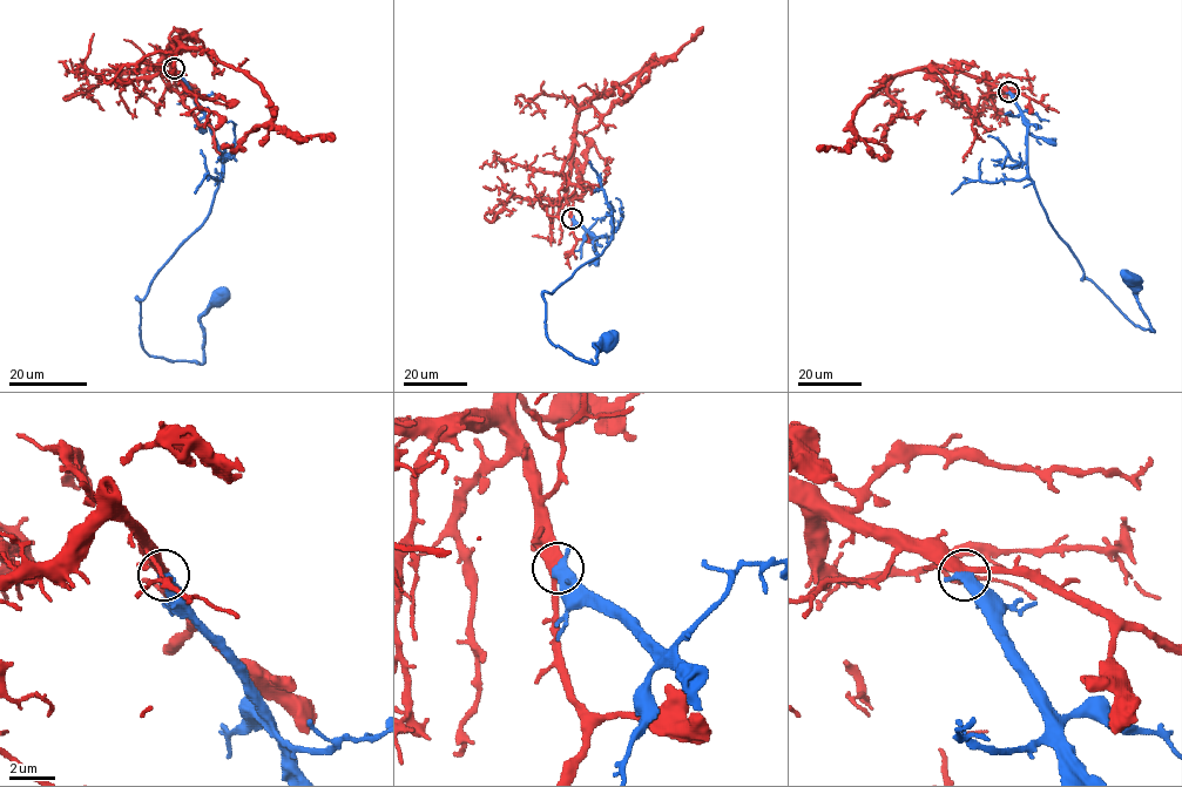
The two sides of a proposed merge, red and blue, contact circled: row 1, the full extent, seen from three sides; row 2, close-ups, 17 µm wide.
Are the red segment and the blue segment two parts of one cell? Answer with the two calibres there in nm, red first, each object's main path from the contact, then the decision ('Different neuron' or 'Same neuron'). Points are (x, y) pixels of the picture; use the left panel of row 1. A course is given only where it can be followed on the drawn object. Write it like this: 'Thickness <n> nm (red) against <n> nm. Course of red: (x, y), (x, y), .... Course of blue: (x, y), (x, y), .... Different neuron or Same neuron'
Thickness 360 nm (red) against 550 nm. Course of red: (174, 67), (166, 58), (176, 40), (210, 52), (261, 87), (276, 126), (301, 140), (317, 135), (335, 140). Course of blue: (174, 68), (205, 114), (223, 174), (205, 222), (136, 298), (141, 345), (202, 363), (200, 316), (218, 296). Same neuron

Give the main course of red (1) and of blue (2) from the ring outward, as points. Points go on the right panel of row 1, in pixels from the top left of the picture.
1: (1008, 92), (959, 72), (904, 70), (891, 75), (858, 107), (852, 120), (855, 137), (844, 150), (817, 150)
2: (1010, 92), (1026, 126), (1028, 177), (1082, 270), (1082, 279), (1135, 325), (1153, 331), (1130, 277)

